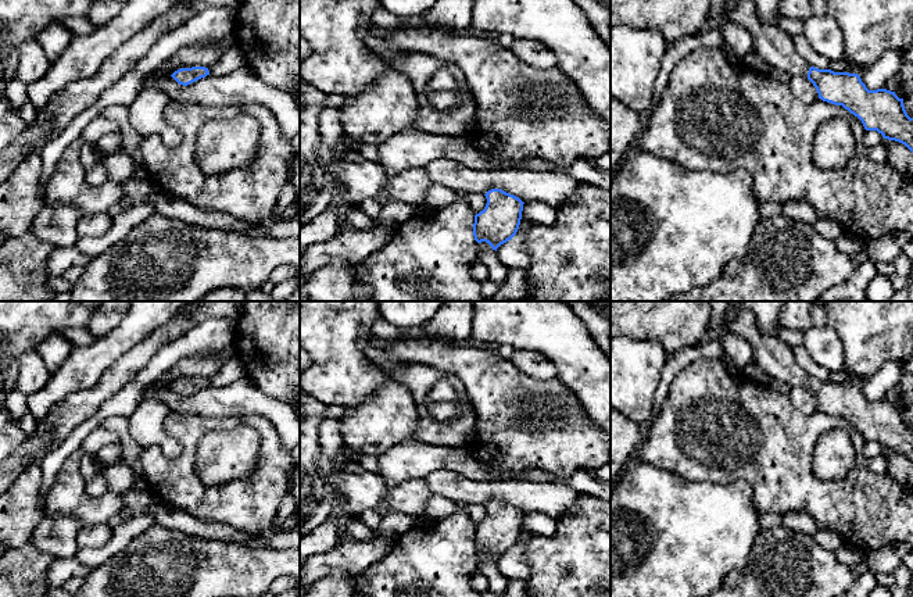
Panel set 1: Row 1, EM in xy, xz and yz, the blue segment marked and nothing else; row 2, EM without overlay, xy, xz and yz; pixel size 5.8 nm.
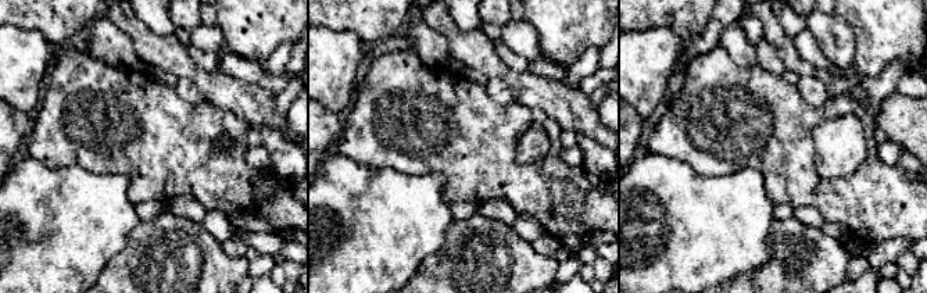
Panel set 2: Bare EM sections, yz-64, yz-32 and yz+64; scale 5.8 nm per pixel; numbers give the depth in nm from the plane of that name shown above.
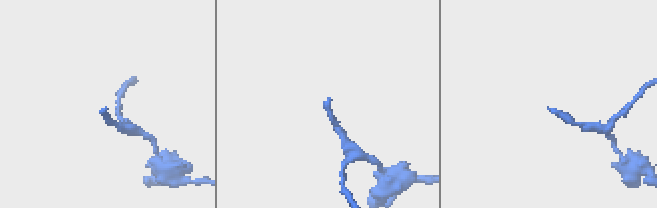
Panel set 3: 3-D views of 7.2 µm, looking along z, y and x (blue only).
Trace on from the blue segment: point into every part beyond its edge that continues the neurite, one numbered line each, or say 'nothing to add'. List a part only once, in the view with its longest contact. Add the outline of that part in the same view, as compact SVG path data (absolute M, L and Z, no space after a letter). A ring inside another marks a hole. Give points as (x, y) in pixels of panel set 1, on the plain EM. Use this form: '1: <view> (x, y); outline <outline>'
1: yz (774, 357); outline M749 310L733 314L726 328L751 344L752 361L771 379L790 387L808 387L810 376L795 362L792 348L777 336L763 335Z

